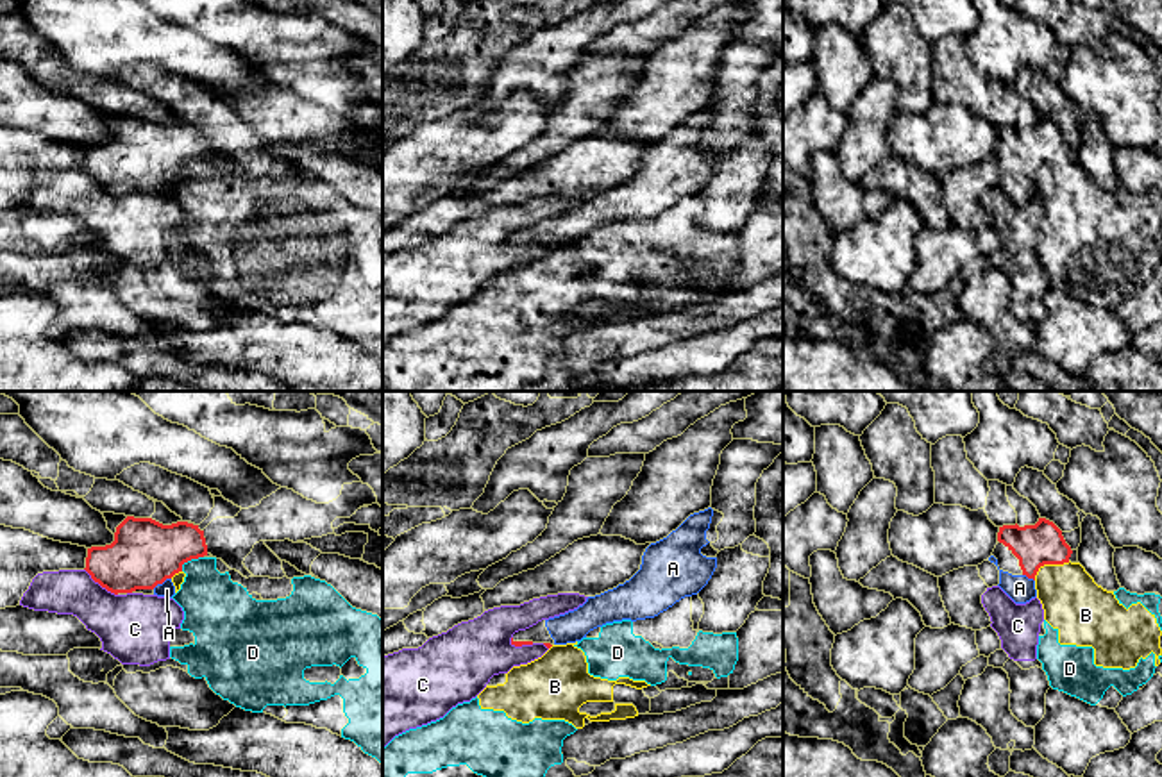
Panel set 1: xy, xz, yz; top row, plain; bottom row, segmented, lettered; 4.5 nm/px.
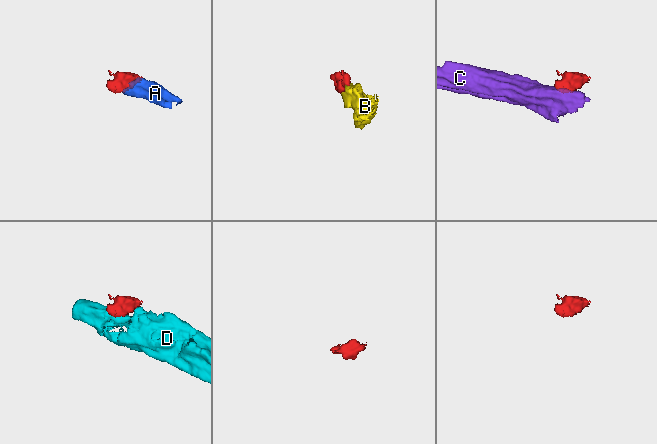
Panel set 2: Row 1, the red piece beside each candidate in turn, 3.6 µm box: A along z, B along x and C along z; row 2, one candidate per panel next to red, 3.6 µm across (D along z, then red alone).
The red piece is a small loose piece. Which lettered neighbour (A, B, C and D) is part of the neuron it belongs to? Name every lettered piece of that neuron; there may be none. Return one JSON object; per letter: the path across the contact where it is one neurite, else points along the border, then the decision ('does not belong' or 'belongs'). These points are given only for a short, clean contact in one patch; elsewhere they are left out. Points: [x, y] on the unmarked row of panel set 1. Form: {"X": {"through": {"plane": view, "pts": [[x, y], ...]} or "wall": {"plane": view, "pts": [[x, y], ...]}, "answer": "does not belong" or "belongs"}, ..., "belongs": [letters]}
{"A": {"through": {"plane": "xy", "pts": [[145, 152], [161, 183], [167, 190]]}, "answer": "belongs"}, "B": {"wall": {"plane": "yz", "pts": [[1069, 161], [1043, 165], [1034, 179]]}, "answer": "does not belong"}, "C": {"wall": {"plane": "xy", "pts": [[84, 168], [95, 181], [117, 195]]}, "answer": "does not belong"}, "D": {"wall": {"plane": "xy", "pts": [[202, 156], [188, 159], [181, 170]]}, "answer": "does not belong"}, "belongs": ["A"]}

